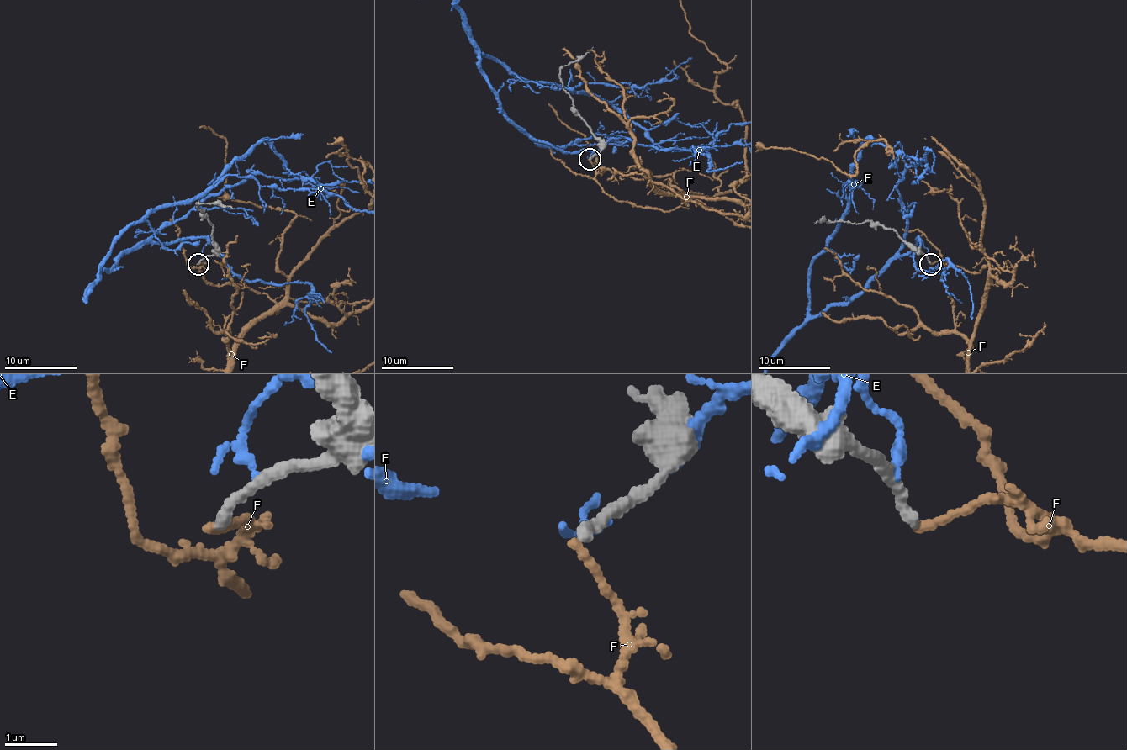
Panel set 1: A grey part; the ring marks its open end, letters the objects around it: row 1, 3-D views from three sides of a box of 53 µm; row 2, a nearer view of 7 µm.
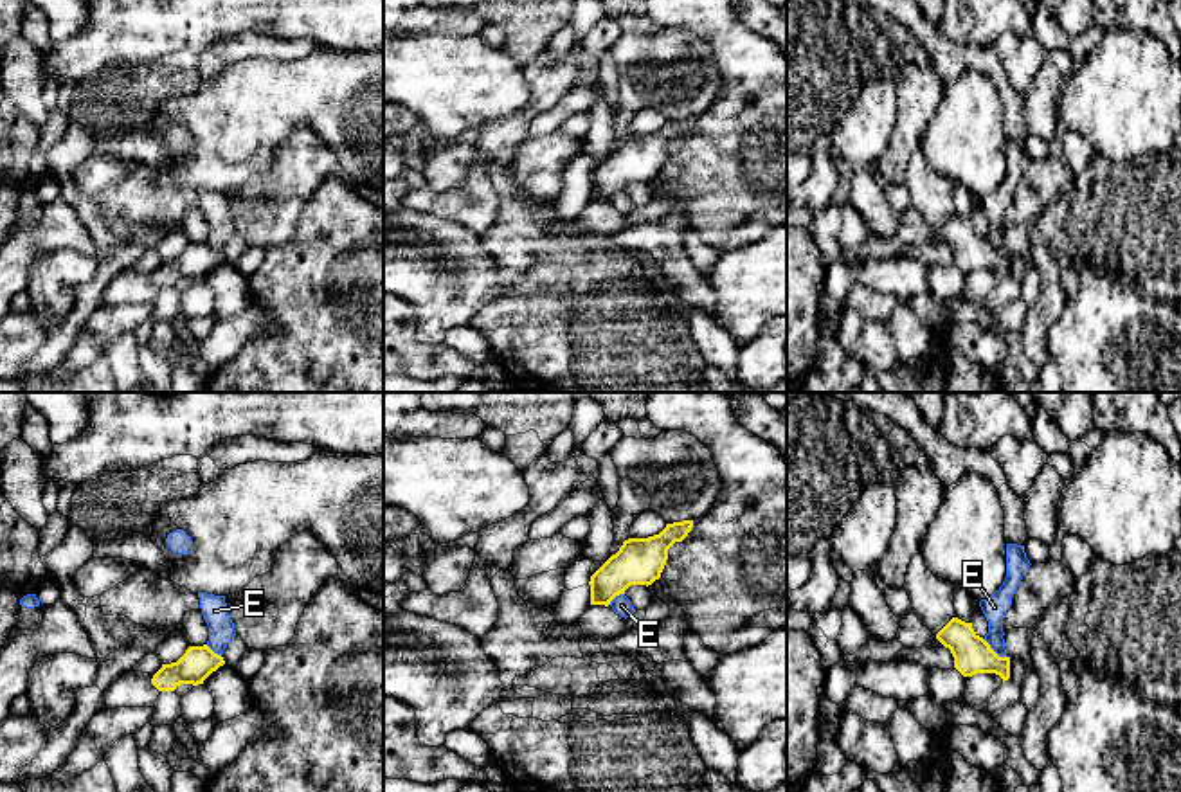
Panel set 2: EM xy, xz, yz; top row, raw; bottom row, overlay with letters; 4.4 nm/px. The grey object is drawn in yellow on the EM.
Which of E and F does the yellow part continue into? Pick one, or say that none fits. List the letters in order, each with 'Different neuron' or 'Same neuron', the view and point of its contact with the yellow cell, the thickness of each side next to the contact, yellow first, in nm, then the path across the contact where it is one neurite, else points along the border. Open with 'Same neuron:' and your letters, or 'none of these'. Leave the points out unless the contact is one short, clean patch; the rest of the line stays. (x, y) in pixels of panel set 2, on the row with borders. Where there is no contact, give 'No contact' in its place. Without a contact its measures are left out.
Same neuron: none of these
E: Different neuron. Touches yellow at yz (994, 652). Thickness 170 nm (yellow) against 110 nm. Boundary: yz (983, 639), (1000, 656), (1007, 657)
F: Different neuron. No contact

